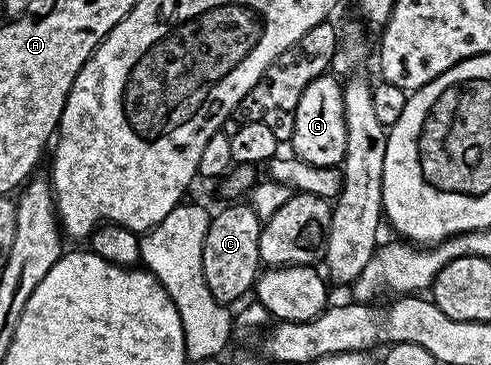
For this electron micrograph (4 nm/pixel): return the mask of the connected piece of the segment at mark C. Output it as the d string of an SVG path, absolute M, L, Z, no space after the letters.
M229 202L222 212L212 213L202 242L203 275L211 294L221 304L233 306L240 296L250 295L262 271L259 234L263 220L248 202Z

